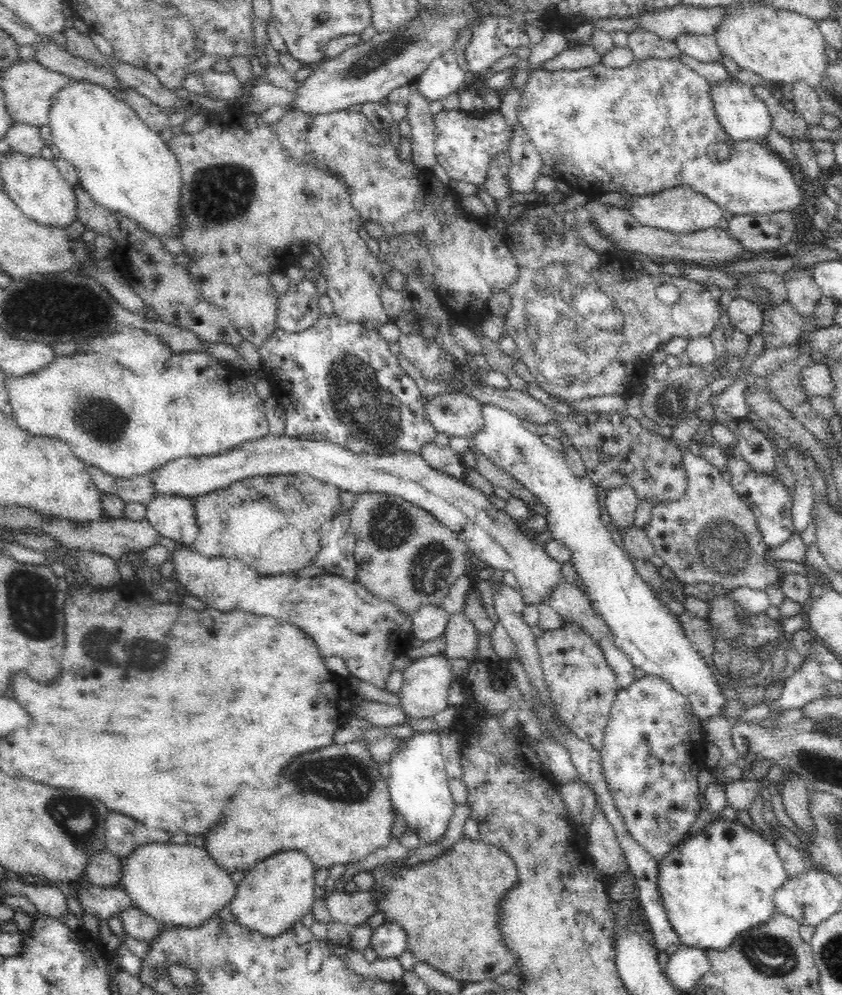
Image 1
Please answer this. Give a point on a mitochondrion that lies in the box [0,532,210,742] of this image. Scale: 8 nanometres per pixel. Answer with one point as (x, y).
(32, 606)

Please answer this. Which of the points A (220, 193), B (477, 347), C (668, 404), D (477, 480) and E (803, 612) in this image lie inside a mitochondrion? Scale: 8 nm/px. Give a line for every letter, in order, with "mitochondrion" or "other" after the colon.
A: mitochondrion
B: other
C: mitochondrion
D: other
E: other

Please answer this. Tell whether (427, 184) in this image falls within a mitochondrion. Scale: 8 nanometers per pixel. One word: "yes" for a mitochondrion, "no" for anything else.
no

